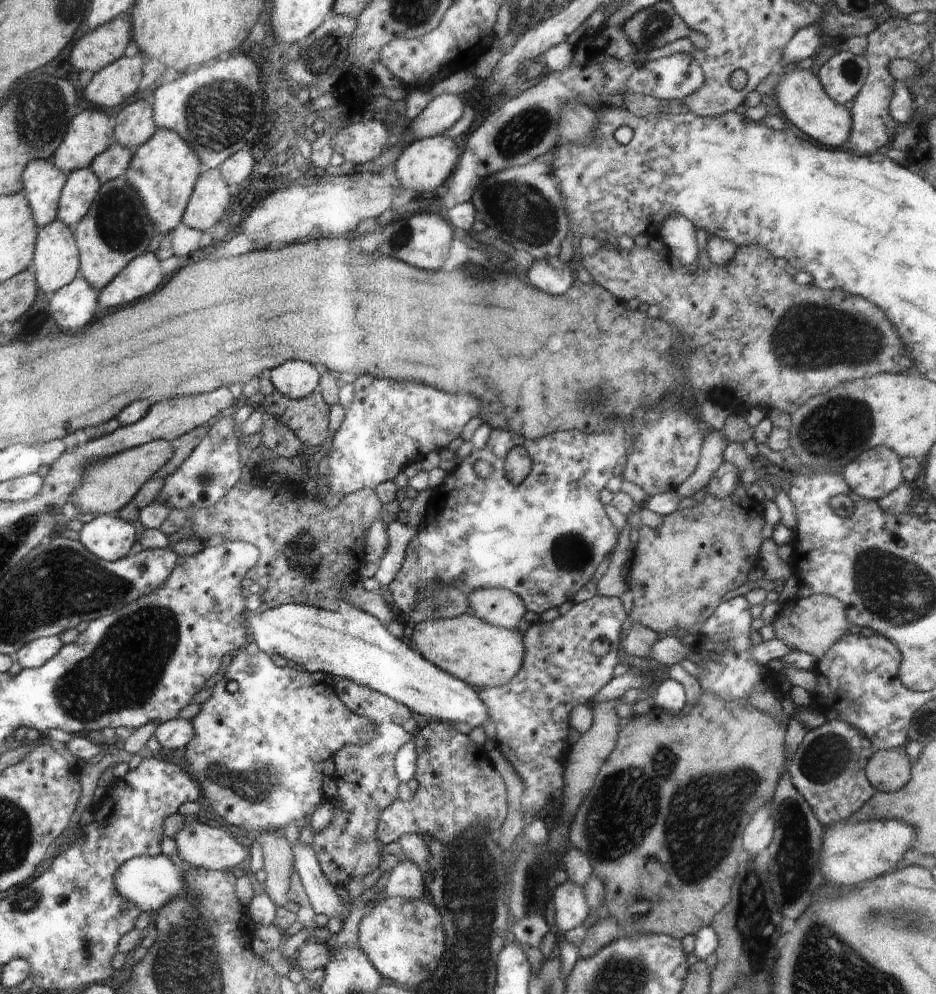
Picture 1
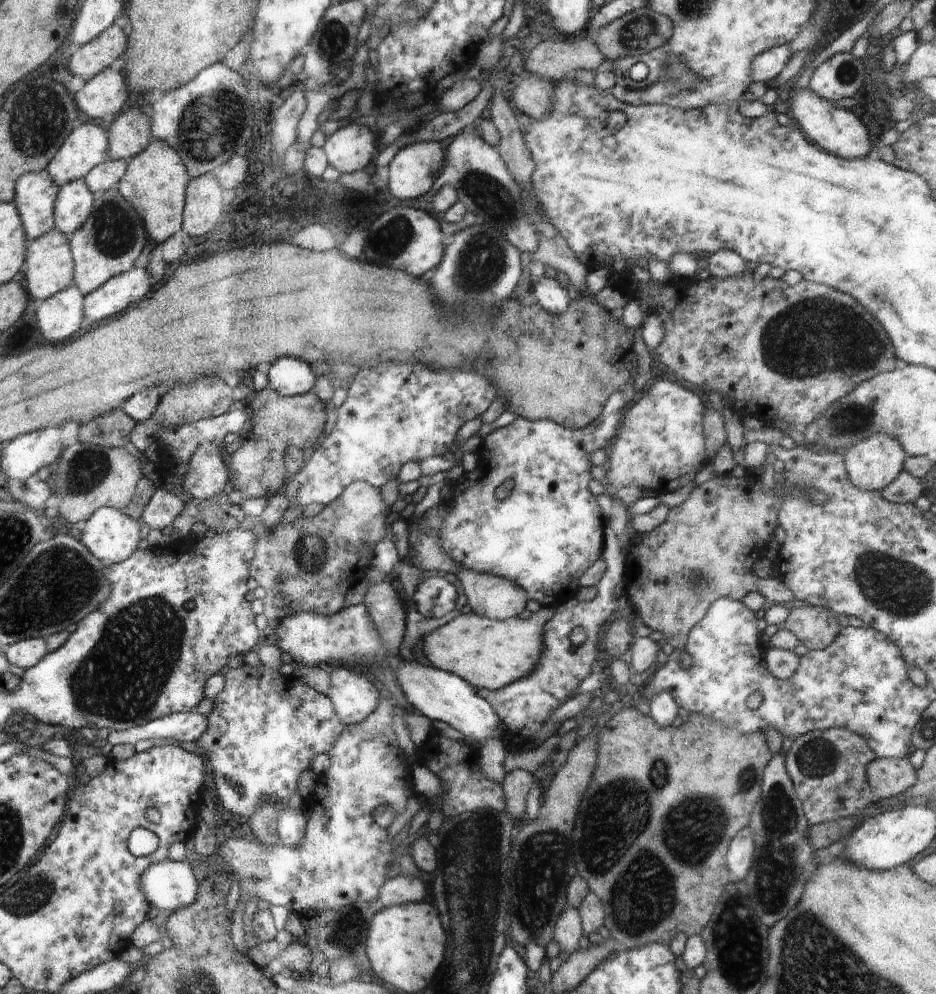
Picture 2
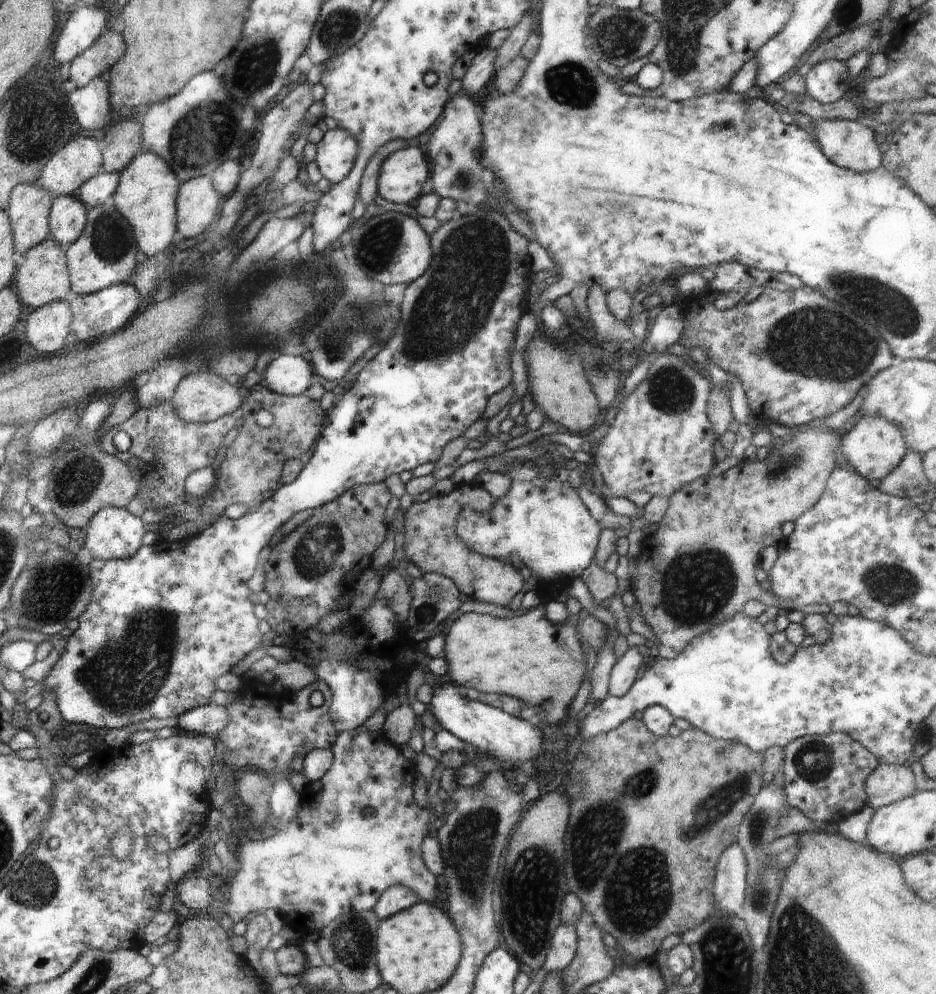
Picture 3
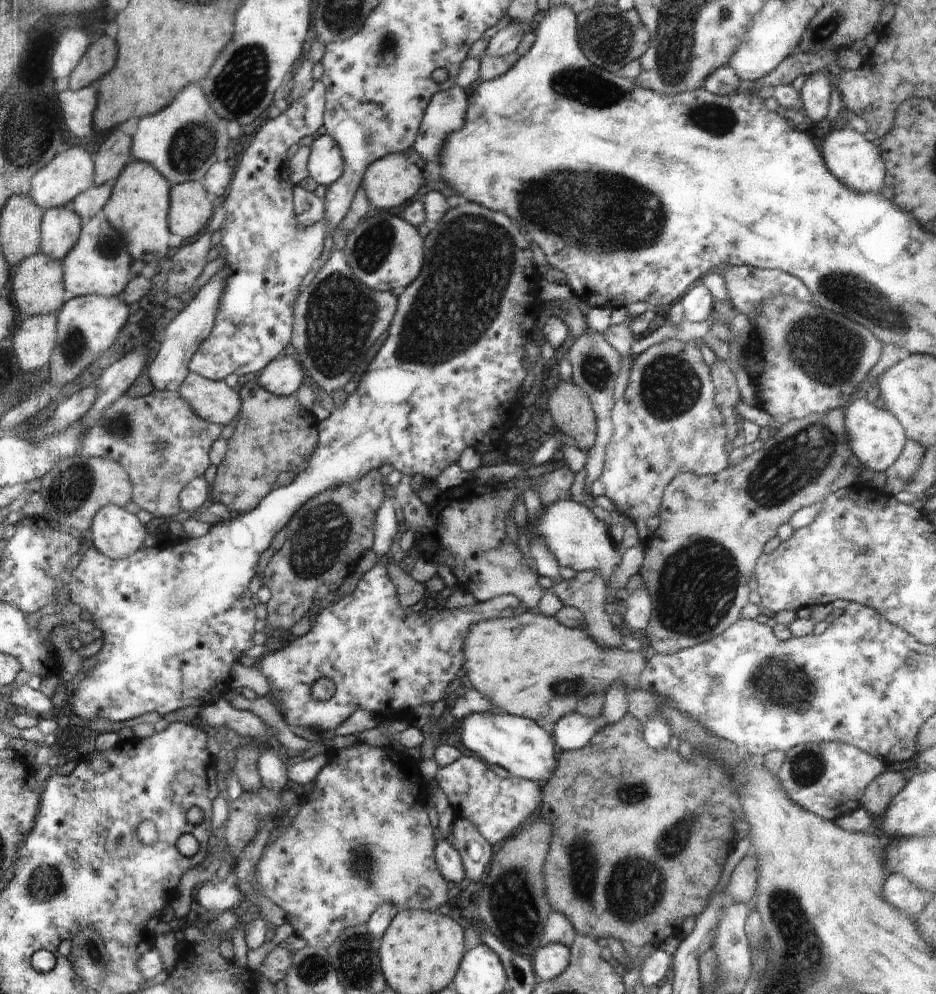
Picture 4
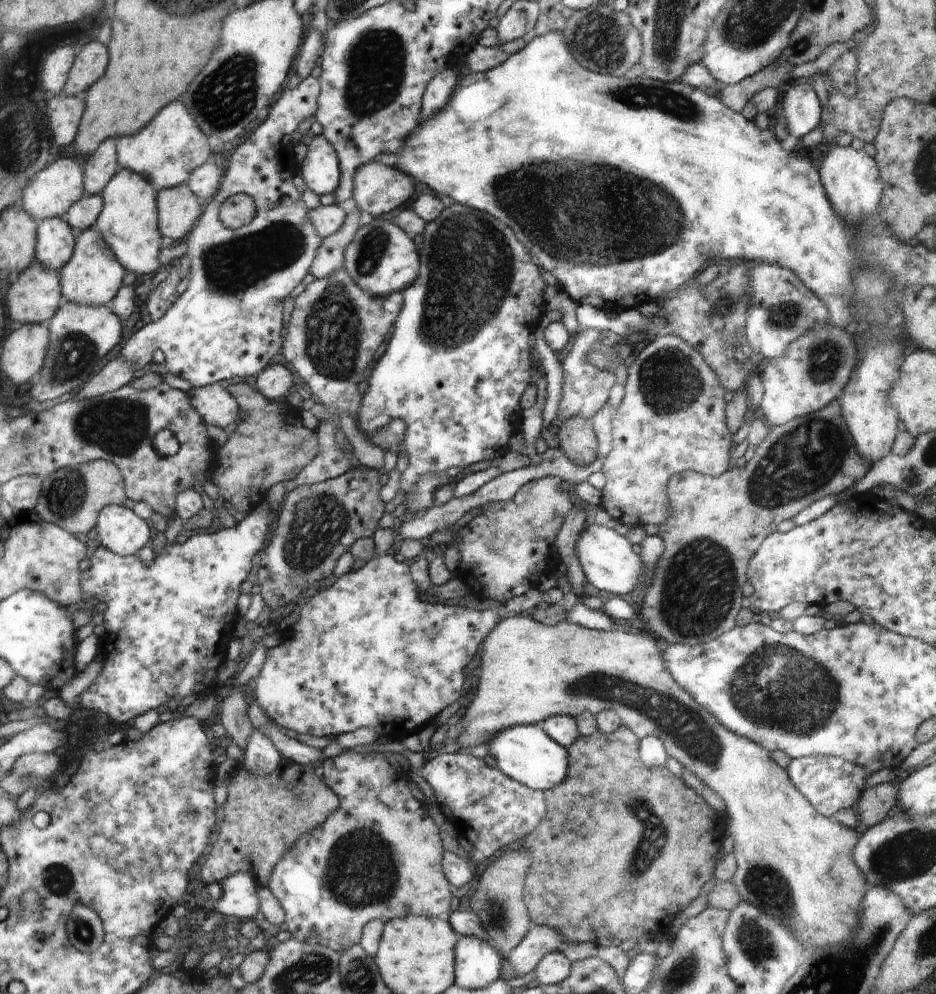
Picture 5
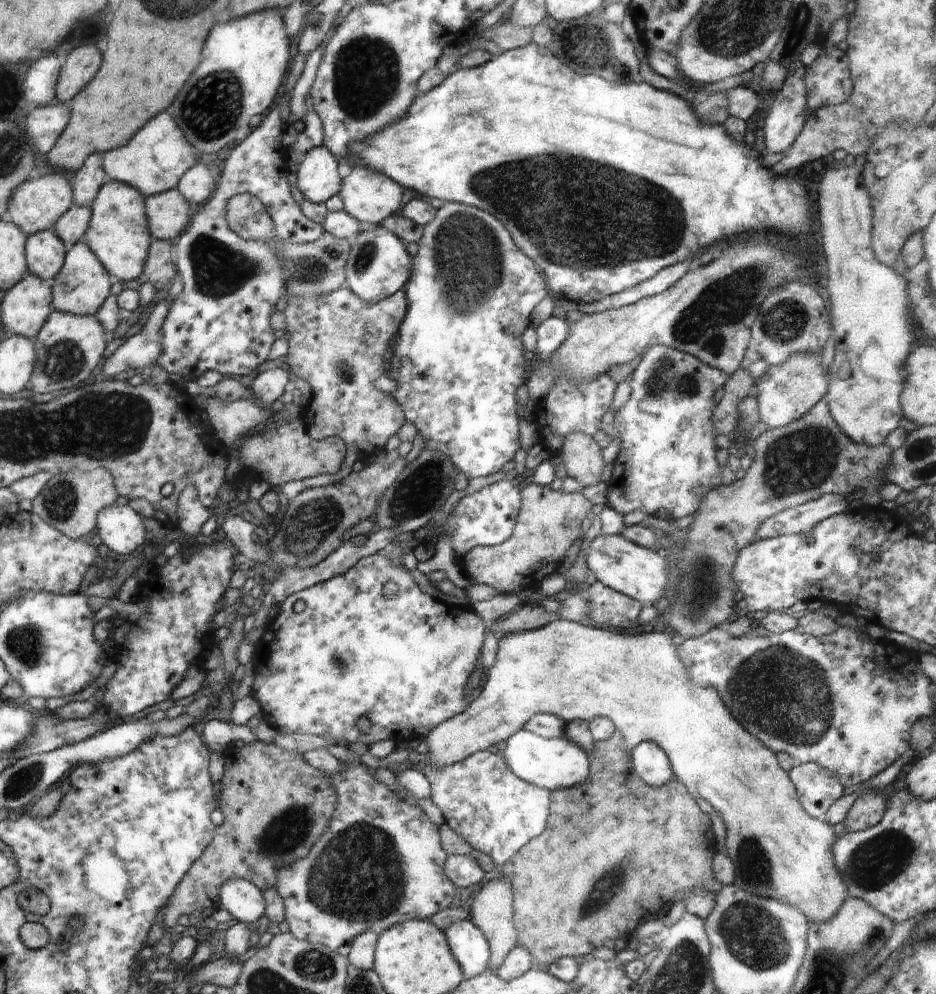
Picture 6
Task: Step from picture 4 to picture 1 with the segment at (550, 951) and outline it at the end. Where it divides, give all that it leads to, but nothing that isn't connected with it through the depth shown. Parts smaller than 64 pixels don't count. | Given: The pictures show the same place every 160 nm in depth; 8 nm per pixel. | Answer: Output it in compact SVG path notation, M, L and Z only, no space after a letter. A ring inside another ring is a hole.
M562 877L553 891L551 901L556 911L557 932L561 937L580 926L590 913L583 890Z

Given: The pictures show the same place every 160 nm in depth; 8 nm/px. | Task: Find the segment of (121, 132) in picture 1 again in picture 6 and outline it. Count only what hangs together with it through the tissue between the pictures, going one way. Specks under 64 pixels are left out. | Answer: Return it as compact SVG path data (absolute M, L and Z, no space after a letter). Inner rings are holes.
M99 152L92 154L76 172L76 176L73 178L74 188L72 188L74 204L78 206L90 205L102 185L111 180L101 163L103 154Z

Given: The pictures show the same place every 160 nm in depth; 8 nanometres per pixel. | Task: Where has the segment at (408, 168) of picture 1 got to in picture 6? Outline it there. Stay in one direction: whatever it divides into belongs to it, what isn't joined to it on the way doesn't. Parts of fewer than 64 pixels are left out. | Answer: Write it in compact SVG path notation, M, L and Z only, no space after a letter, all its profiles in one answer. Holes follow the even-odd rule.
M356 166L352 168L350 175L344 179L343 190L340 191L343 200L343 209L351 214L363 226L380 224L386 216L394 214L400 208L402 202L402 186L393 181L384 172L378 172L371 166Z

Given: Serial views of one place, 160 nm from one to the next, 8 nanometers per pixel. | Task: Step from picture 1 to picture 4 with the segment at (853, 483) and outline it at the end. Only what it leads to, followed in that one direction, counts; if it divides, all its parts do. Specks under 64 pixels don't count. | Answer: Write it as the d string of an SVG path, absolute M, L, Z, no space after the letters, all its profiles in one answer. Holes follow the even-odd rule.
M862 394L850 400L844 411L851 449L862 468L874 472L887 471L896 462L908 440L900 421L890 412L870 404Z

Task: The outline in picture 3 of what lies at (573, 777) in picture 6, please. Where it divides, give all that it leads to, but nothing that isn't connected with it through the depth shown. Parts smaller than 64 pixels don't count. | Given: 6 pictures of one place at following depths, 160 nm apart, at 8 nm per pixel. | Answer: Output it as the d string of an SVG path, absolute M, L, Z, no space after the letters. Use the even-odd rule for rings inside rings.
M454 682L434 687L430 705L433 716L442 728L463 740L466 745L483 750L498 762L518 762L524 759L531 761L540 755L544 740L542 731L534 726L534 721L525 721L492 705L470 700L461 694L461 686Z

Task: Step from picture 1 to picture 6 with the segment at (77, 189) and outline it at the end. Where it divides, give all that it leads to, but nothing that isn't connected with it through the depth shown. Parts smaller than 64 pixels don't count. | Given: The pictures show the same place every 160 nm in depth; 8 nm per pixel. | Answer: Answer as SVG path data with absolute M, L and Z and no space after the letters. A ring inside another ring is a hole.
M53 229L30 235L26 244L28 268L41 279L54 279L65 264L64 240Z

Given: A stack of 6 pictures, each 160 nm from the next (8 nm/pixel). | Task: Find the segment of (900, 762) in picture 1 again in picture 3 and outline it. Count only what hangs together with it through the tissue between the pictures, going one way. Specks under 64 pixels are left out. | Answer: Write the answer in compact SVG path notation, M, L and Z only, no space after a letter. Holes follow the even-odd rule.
M880 762L865 780L865 791L874 810L911 797L917 789L910 764Z

